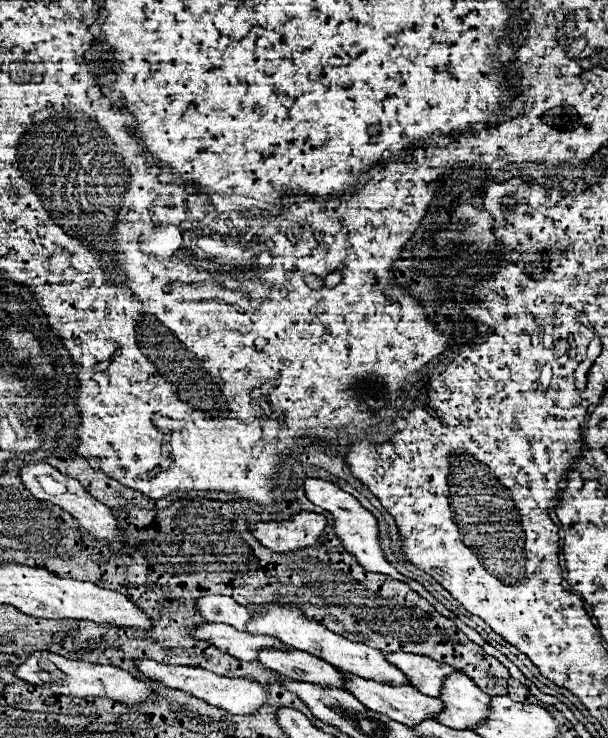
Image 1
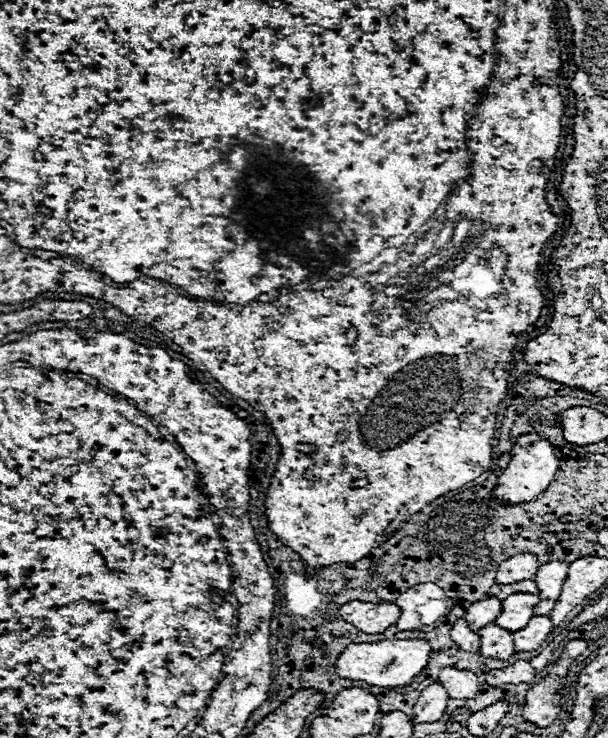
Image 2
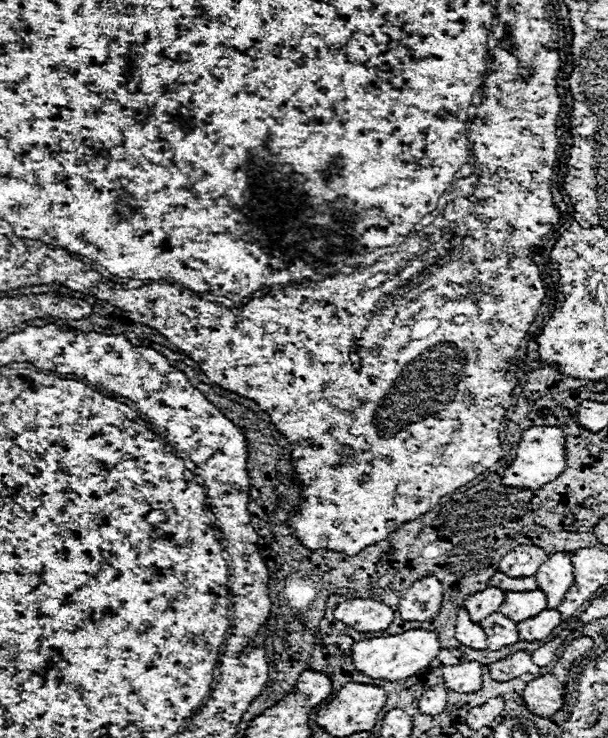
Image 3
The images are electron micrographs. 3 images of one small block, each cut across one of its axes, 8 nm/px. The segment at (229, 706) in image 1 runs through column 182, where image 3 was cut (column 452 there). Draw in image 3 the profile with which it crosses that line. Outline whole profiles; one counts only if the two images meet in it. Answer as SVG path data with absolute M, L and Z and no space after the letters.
M464 662L460 666L444 666L444 686L458 694L474 694L482 688L482 674L478 662Z

